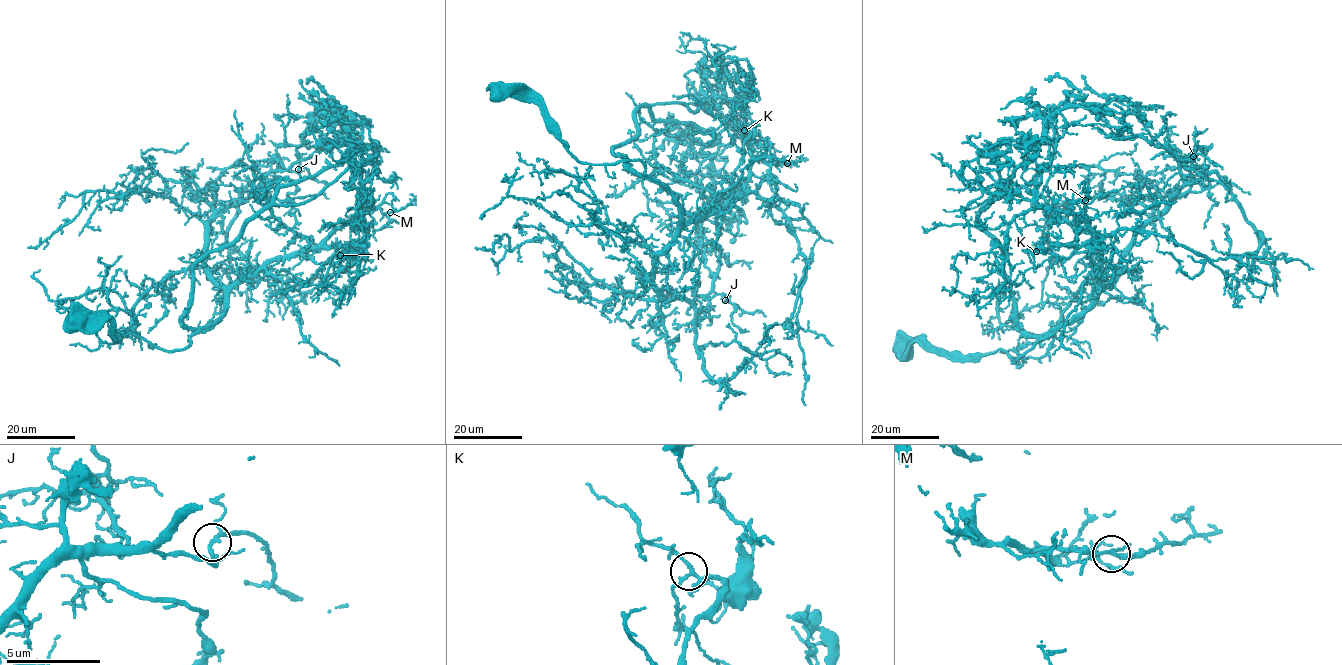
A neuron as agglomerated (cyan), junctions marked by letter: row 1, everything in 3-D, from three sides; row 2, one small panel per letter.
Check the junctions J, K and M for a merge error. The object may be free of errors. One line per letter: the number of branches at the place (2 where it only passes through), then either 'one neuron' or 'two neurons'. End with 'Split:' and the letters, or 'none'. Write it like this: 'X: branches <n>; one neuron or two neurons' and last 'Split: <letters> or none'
J: branches 3; one neuron
K: branches 3; one neuron
M: branches 3; one neuron
Split: none

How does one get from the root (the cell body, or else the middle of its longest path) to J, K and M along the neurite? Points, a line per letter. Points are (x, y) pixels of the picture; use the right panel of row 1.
J: (901, 348), (922, 338), (1016, 361), (1110, 284), (1194, 156)
K: (901, 348), (922, 338), (1016, 361), (1101, 283), (1097, 249), (1036, 251)
M: (901, 348), (922, 338), (1016, 361), (1087, 308), (1101, 247), (1069, 212), (1086, 200)

